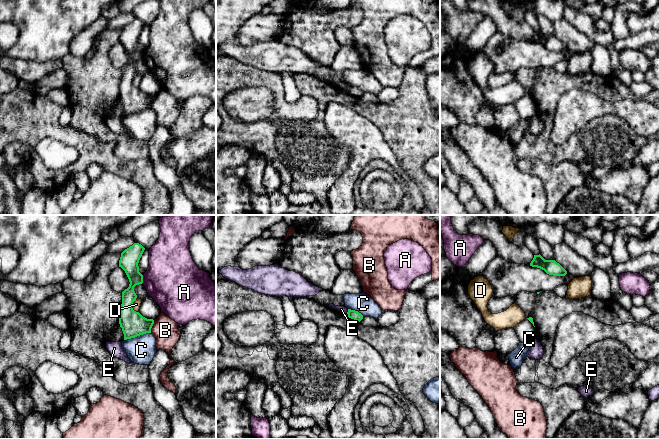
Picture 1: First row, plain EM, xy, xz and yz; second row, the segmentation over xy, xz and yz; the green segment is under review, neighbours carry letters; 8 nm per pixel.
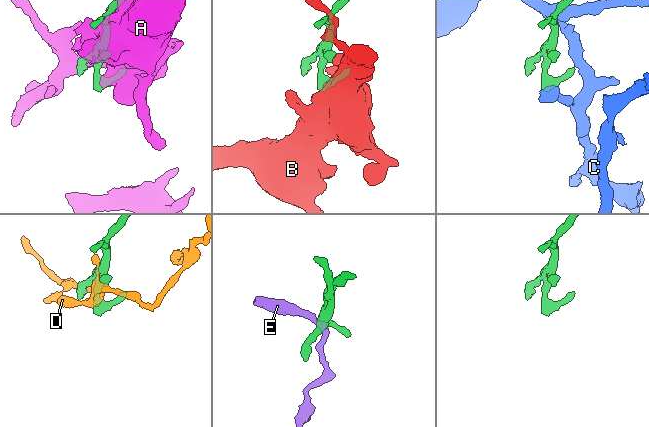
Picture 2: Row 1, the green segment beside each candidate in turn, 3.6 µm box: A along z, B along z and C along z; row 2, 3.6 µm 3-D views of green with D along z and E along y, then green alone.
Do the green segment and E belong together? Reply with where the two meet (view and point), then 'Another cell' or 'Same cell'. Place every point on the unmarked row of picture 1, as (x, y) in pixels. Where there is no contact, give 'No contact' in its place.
Touches green at xz (347, 88). Another cell

